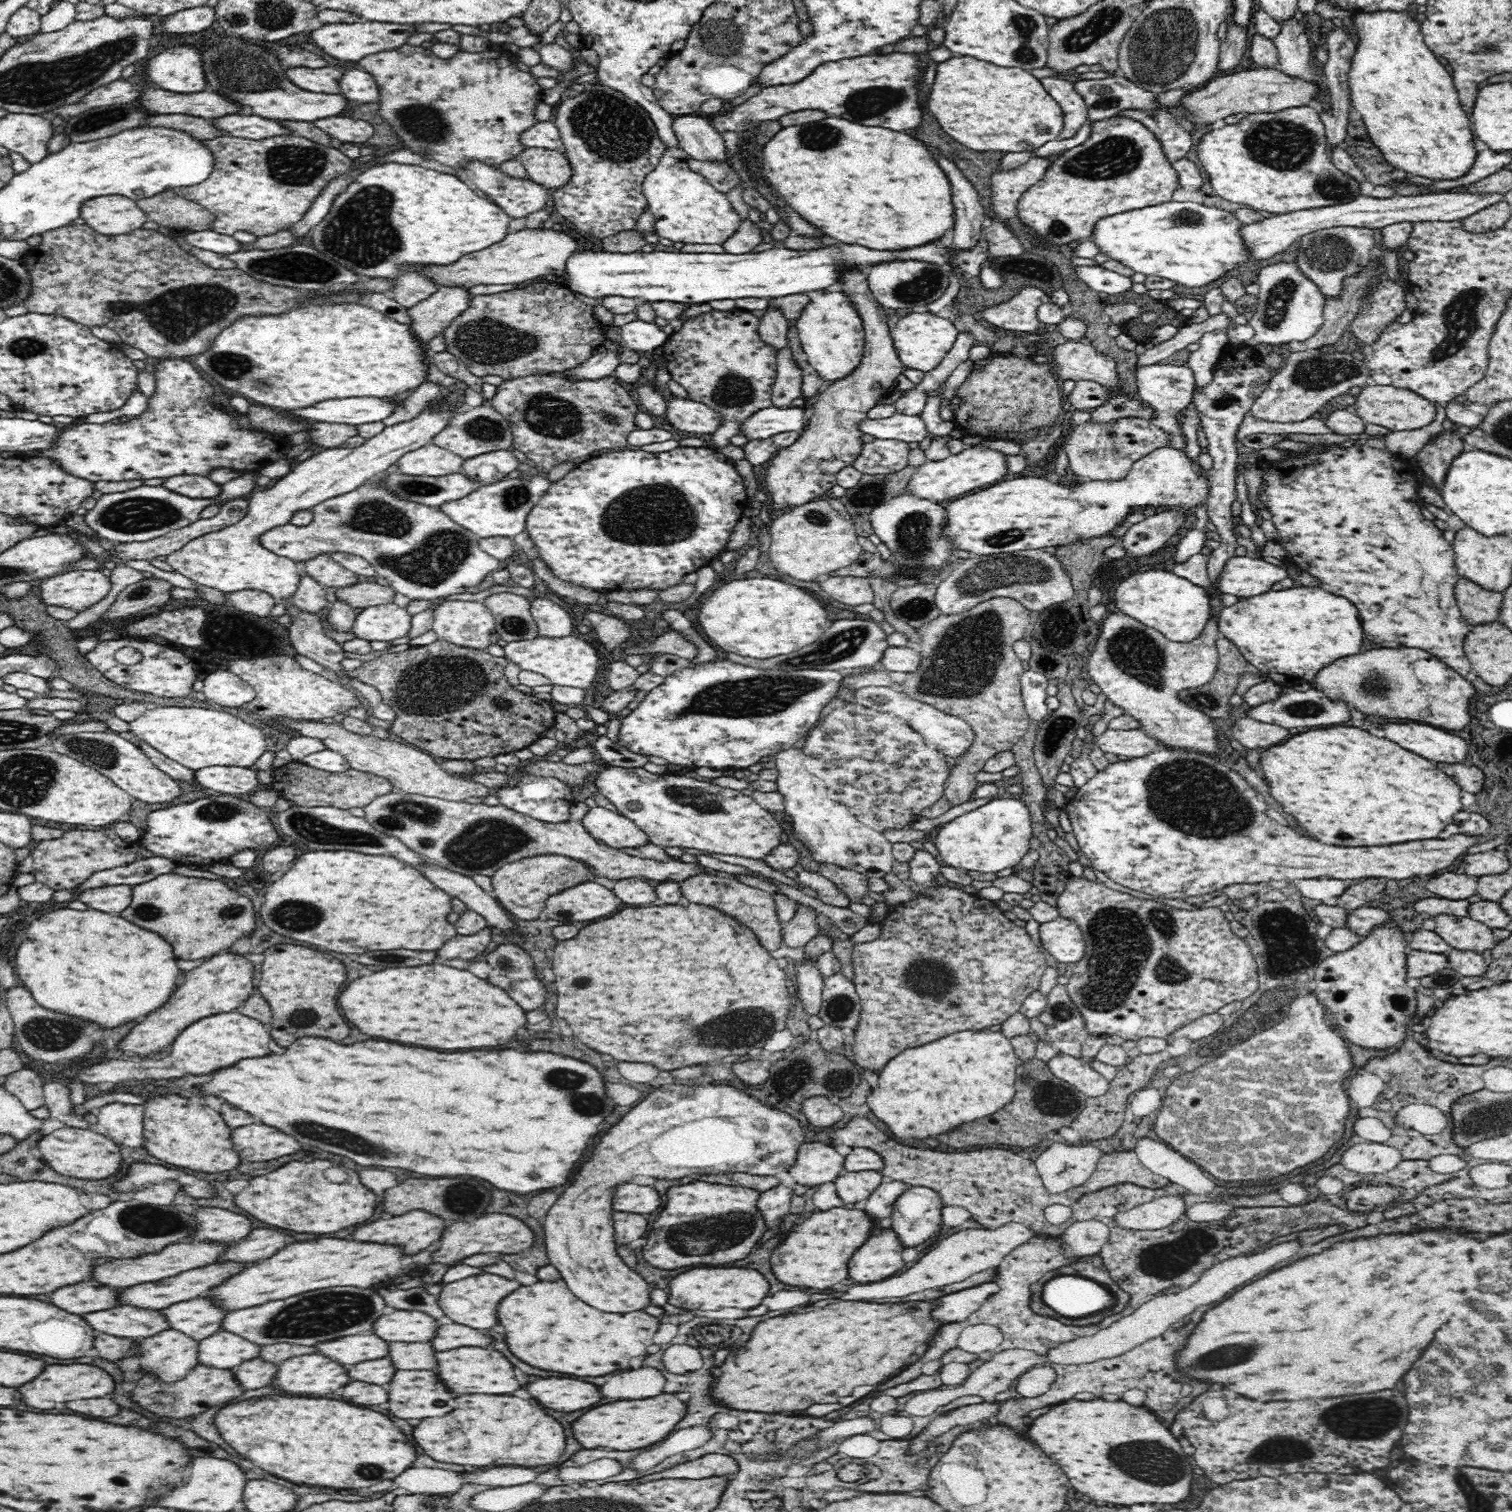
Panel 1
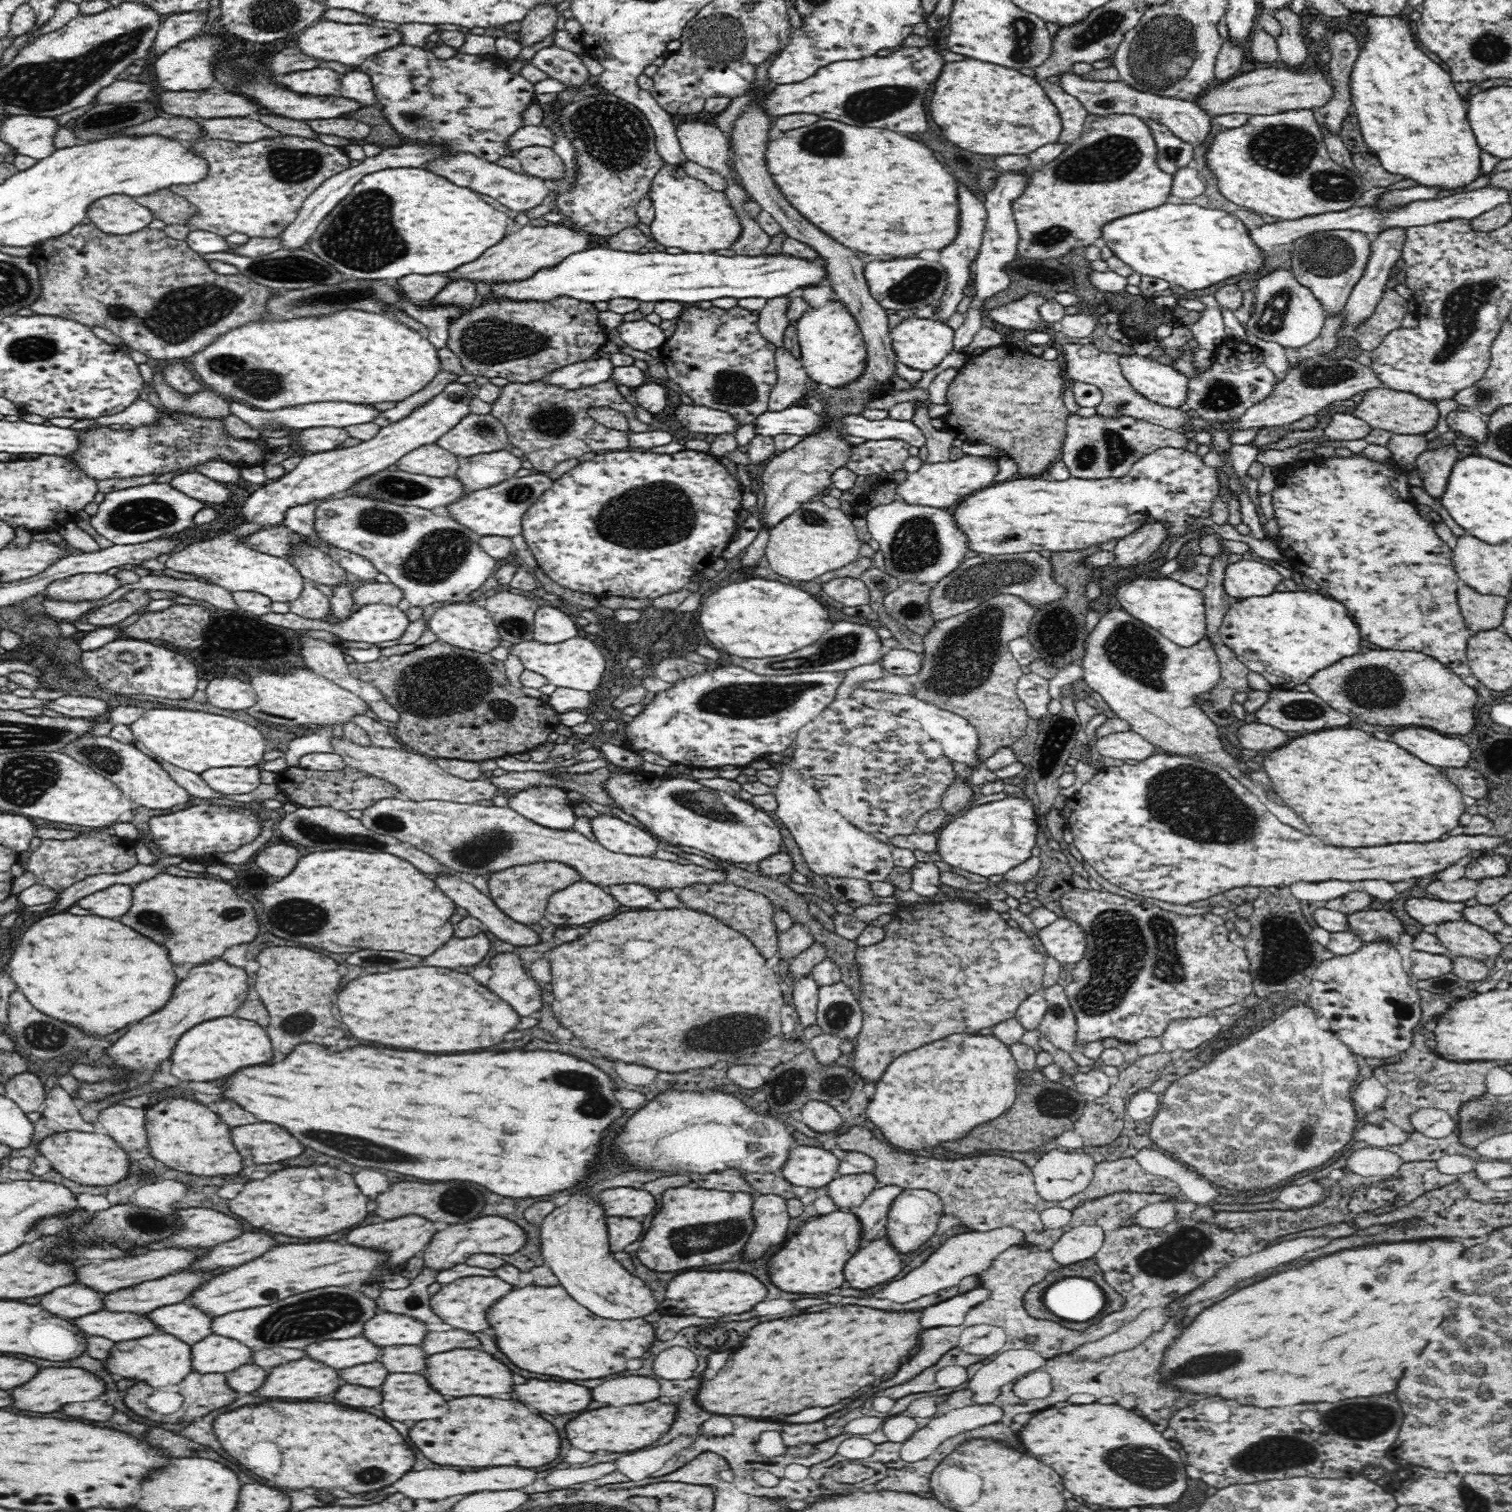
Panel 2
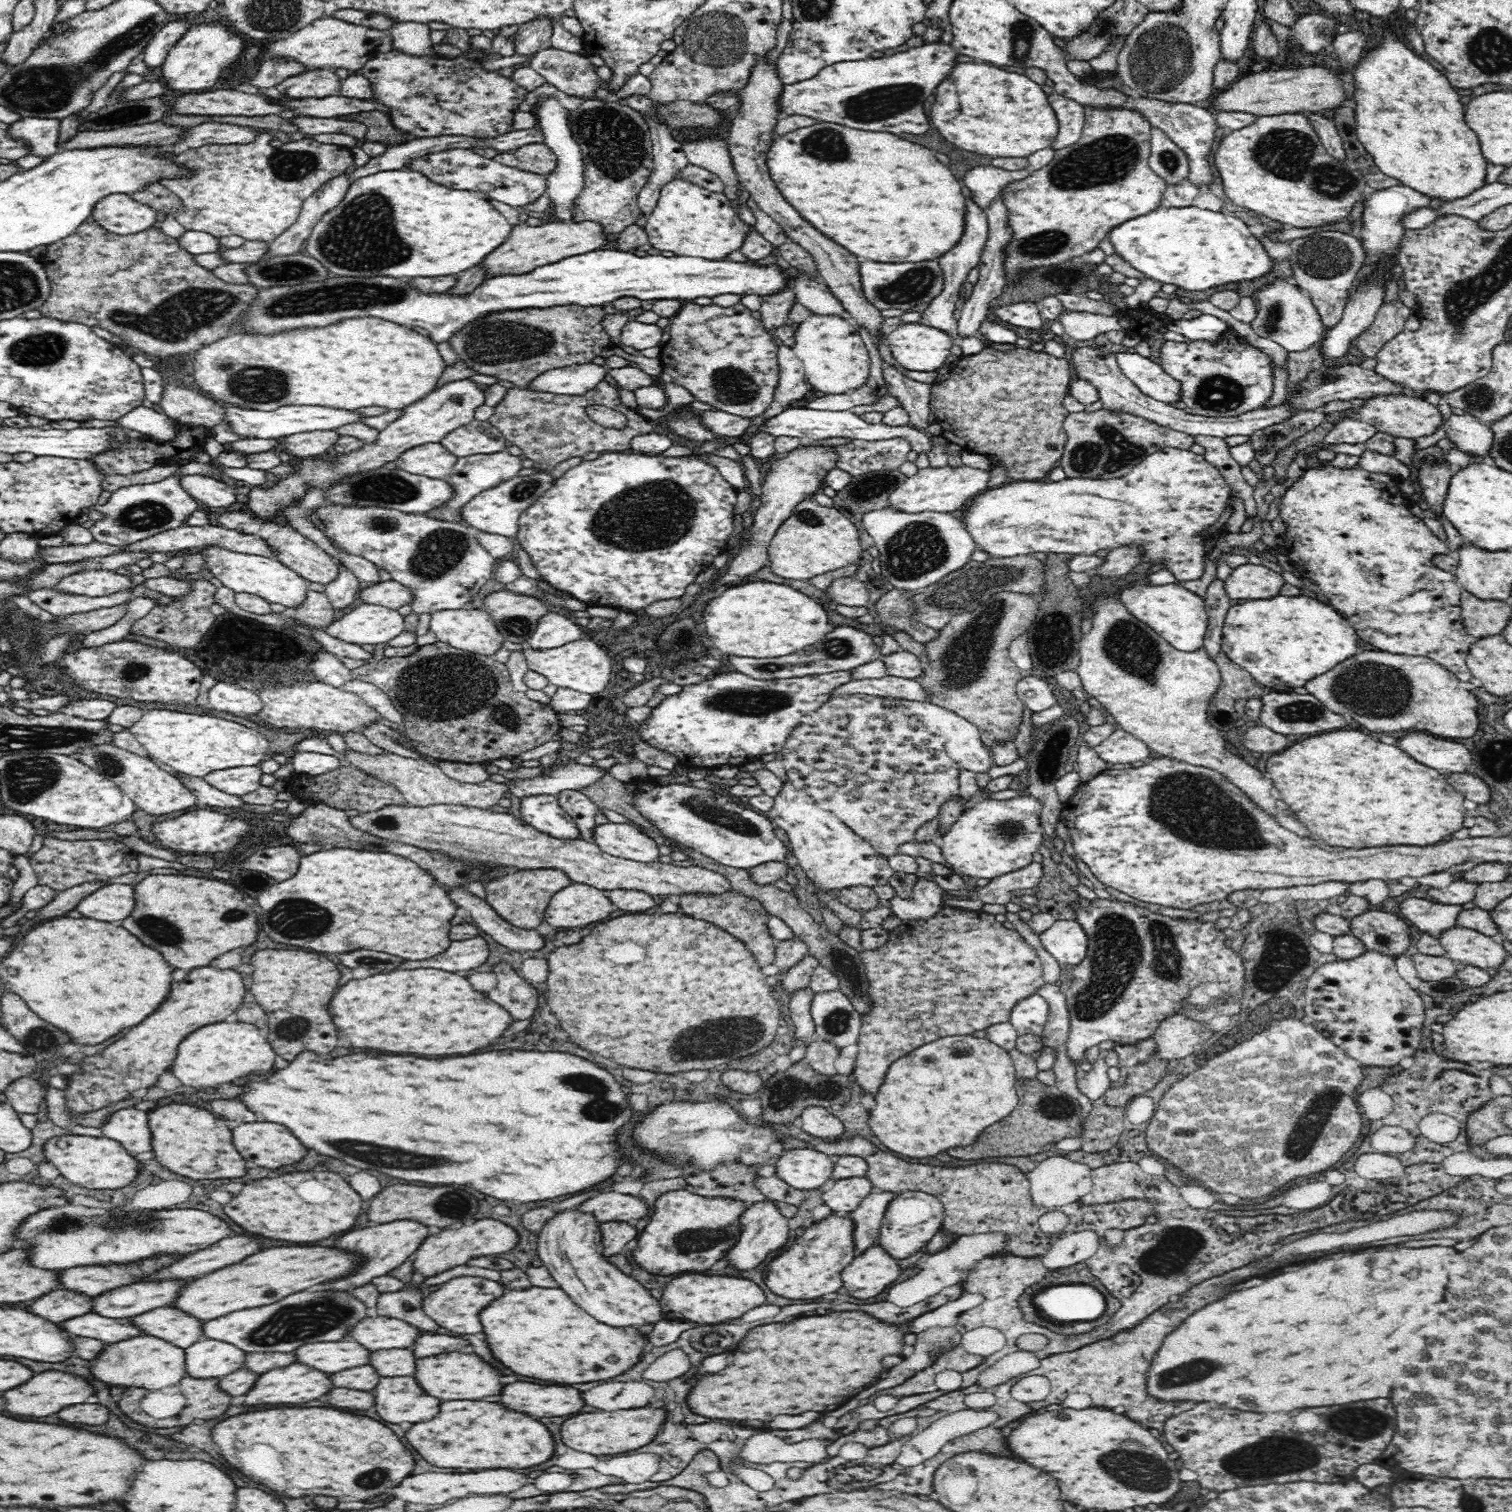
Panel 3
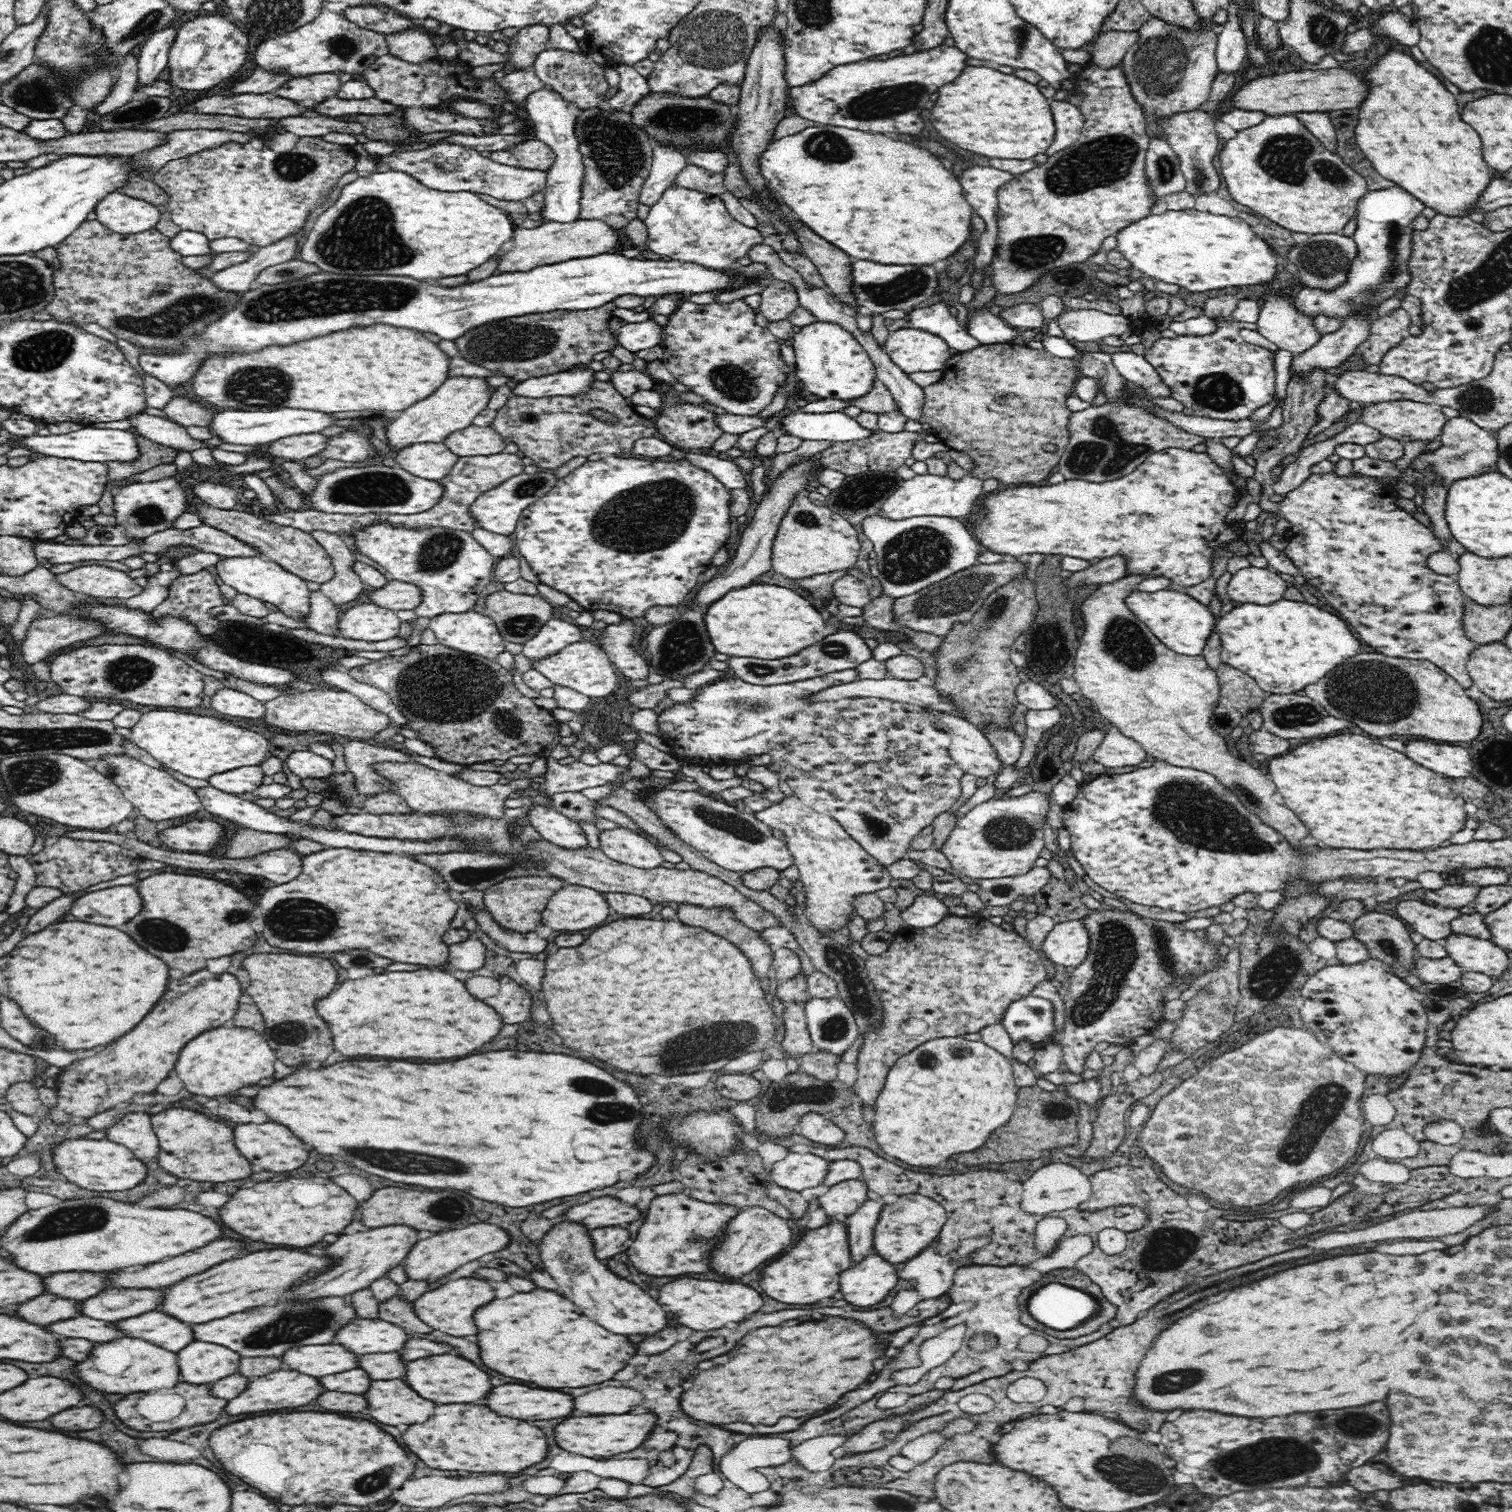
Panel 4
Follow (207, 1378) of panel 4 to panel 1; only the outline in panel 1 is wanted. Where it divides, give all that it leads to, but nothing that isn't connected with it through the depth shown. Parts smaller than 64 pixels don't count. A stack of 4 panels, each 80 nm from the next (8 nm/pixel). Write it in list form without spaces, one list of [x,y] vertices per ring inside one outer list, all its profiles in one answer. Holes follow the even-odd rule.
[[[220,1330],[199,1341],[199,1363],[228,1370],[240,1366],[246,1360],[258,1358],[262,1345],[234,1331]]]

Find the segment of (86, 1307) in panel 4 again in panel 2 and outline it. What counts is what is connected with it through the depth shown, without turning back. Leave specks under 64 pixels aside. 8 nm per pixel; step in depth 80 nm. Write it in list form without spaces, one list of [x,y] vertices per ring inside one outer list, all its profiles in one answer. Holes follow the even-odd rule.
[[[180,1272],[174,1276],[164,1276],[160,1280],[148,1280],[132,1288],[104,1293],[102,1304],[104,1311],[108,1312],[148,1314],[156,1308],[182,1302],[202,1282],[204,1282],[204,1274],[200,1272],[194,1274]]]

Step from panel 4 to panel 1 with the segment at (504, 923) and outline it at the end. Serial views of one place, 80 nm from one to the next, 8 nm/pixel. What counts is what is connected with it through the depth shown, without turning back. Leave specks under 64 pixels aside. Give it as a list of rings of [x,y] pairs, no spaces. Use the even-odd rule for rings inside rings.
[[[536,854],[501,866],[491,876],[495,899],[519,922],[538,920],[548,897],[573,886],[594,880],[596,871],[580,859],[562,854]]]

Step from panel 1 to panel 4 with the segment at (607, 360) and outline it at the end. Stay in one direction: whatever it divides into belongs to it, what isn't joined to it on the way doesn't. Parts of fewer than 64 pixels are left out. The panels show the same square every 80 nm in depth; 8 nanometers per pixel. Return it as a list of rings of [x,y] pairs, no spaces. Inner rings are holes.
[[[586,370],[562,371],[556,374],[540,375],[536,378],[519,382],[511,391],[526,398],[548,398],[552,396],[576,396],[588,392],[596,379],[596,371]]]

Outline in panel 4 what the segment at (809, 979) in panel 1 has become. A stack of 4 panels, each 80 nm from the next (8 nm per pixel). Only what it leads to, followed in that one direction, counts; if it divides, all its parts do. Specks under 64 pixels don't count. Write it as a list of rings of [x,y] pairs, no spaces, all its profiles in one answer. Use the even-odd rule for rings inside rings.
[[[792,1002],[786,1005],[784,1018],[784,1041],[782,1050],[788,1056],[800,1059],[807,1053],[814,1052],[814,1043],[808,1031],[805,1013],[806,1002]]]

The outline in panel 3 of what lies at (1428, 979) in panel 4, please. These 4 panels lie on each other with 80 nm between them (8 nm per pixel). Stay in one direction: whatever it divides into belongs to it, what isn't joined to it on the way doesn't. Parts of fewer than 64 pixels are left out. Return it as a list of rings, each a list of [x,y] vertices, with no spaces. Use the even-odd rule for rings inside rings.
[[[1416,953],[1410,957],[1414,961],[1418,978],[1426,982],[1438,982],[1445,978],[1452,978],[1458,972],[1456,962],[1447,956]]]

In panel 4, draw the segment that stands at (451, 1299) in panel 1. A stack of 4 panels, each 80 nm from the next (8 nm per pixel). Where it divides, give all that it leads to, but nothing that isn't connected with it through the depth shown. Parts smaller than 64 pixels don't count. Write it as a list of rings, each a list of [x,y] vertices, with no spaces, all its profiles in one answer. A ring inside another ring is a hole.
[[[459,1273],[448,1277],[435,1287],[431,1287],[419,1298],[413,1301],[414,1312],[417,1317],[433,1330],[440,1330],[450,1336],[470,1336],[476,1334],[478,1328],[474,1326],[474,1312],[476,1308],[494,1300],[494,1290],[485,1279],[476,1278],[468,1274]]]

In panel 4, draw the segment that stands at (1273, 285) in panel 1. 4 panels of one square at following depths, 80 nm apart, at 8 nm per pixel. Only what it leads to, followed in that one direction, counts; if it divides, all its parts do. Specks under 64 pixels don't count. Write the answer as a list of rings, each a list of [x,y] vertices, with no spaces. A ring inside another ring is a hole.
[[[1288,294],[1263,296],[1257,320],[1257,331],[1273,342],[1278,349],[1300,355],[1319,341],[1321,333],[1315,330],[1311,316],[1299,312]]]

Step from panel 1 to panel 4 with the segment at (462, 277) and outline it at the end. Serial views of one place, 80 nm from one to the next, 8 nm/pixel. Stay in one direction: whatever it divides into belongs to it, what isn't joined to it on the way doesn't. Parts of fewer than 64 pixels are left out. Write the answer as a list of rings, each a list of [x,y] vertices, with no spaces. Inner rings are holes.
[[[576,220],[570,223],[545,222],[535,228],[514,230],[513,239],[508,244],[504,258],[498,264],[502,272],[529,271],[537,266],[551,265],[572,258],[588,258],[604,252],[614,252],[619,246],[620,236],[606,222],[600,220]]]

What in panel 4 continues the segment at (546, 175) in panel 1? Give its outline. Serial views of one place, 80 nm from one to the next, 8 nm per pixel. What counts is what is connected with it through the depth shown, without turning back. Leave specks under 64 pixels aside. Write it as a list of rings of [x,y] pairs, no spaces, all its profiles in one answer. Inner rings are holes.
[[[528,140],[510,151],[517,158],[517,166],[523,169],[547,171],[554,162],[556,154],[540,140]]]

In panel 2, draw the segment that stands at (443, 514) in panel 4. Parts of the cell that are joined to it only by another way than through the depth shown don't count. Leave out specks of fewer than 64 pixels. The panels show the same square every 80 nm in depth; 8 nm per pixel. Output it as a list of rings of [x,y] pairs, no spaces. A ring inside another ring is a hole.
[[[510,449],[477,454],[471,457],[459,457],[455,478],[463,483],[464,495],[474,490],[496,486],[505,479],[514,477],[522,468],[522,458],[510,453]]]

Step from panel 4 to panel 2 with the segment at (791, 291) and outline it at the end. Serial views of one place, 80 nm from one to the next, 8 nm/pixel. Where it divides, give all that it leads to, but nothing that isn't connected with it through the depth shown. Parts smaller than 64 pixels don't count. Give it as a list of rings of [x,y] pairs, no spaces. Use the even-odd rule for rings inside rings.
[[[789,295],[771,298],[759,310],[759,334],[775,346],[782,347],[784,330],[790,324],[787,317]]]

